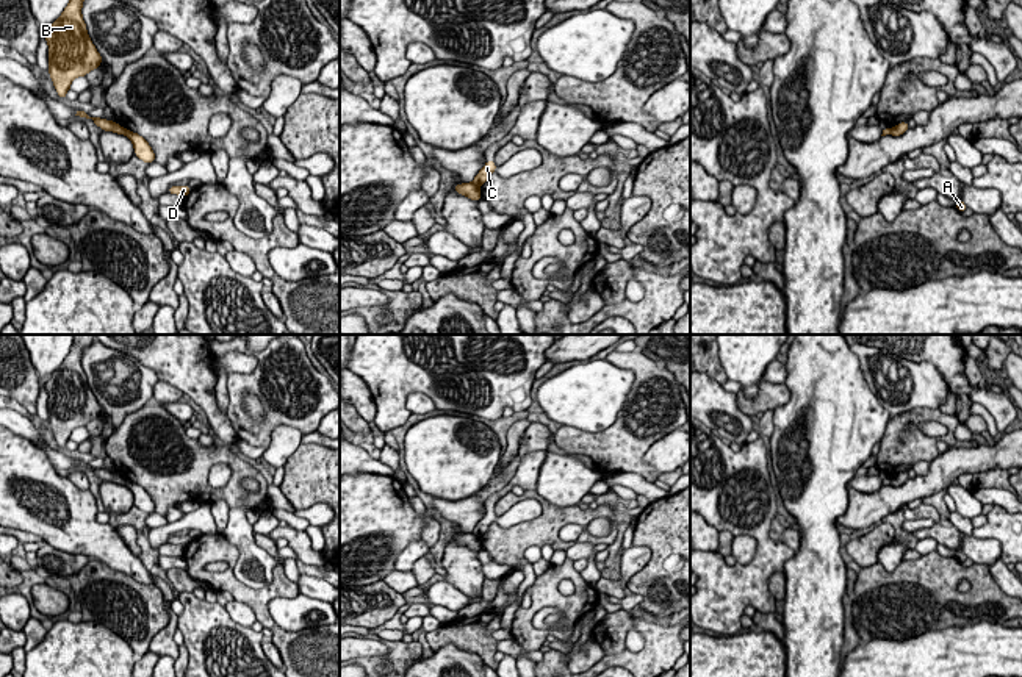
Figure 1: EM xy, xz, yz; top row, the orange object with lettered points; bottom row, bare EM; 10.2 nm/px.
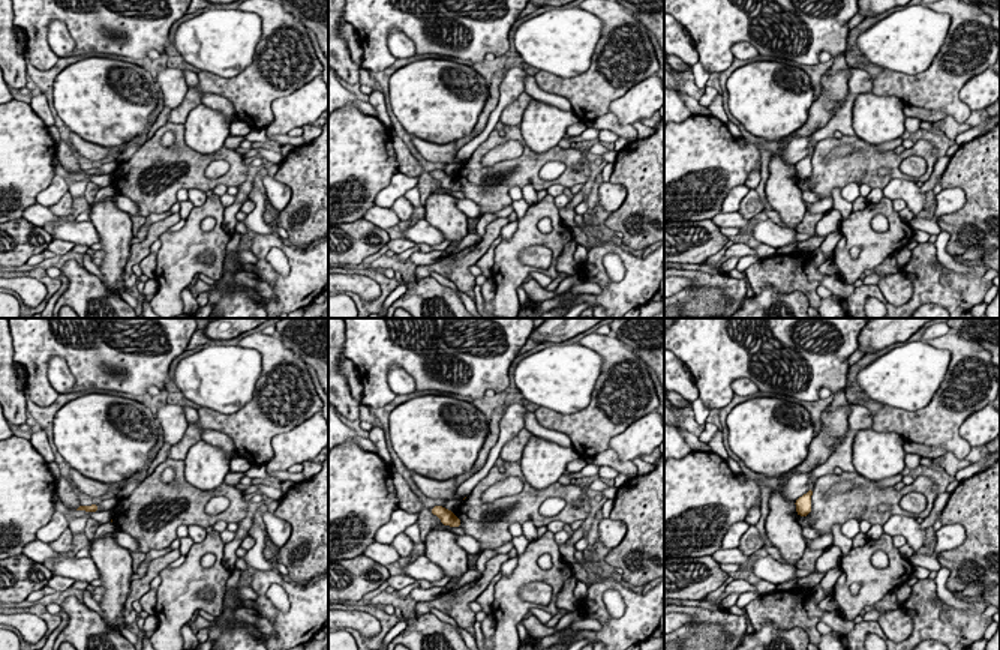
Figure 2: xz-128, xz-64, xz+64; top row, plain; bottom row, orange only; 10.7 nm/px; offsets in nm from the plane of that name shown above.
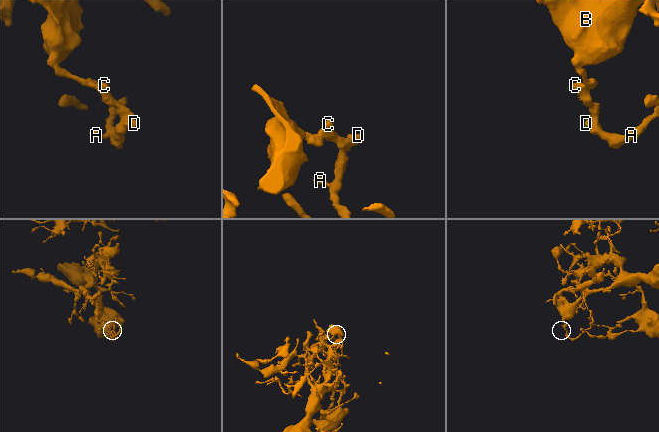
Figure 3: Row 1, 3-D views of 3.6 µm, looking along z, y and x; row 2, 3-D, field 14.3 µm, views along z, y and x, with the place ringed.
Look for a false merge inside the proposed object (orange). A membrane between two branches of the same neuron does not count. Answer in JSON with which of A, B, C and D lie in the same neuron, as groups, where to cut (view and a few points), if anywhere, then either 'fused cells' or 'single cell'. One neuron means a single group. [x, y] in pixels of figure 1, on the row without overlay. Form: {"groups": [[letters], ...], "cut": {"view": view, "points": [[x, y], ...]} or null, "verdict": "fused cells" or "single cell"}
{"groups": [["A", "C", "D"], ["B"]], "cut": {"view": "xz", "points": [[473, 532], [478, 537]]}, "verdict": "fused cells"}

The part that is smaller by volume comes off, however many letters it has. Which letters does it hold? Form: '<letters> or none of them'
A, C, D

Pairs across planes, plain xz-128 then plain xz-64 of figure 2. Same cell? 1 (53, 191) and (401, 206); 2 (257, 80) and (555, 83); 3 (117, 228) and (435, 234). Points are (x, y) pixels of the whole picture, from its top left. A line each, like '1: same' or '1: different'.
1: different
2: same
3: different

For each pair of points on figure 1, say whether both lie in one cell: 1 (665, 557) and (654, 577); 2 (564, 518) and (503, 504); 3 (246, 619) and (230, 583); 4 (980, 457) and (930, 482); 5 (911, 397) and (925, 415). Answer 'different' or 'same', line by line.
1: same
2: same
3: different
4: same
5: different

